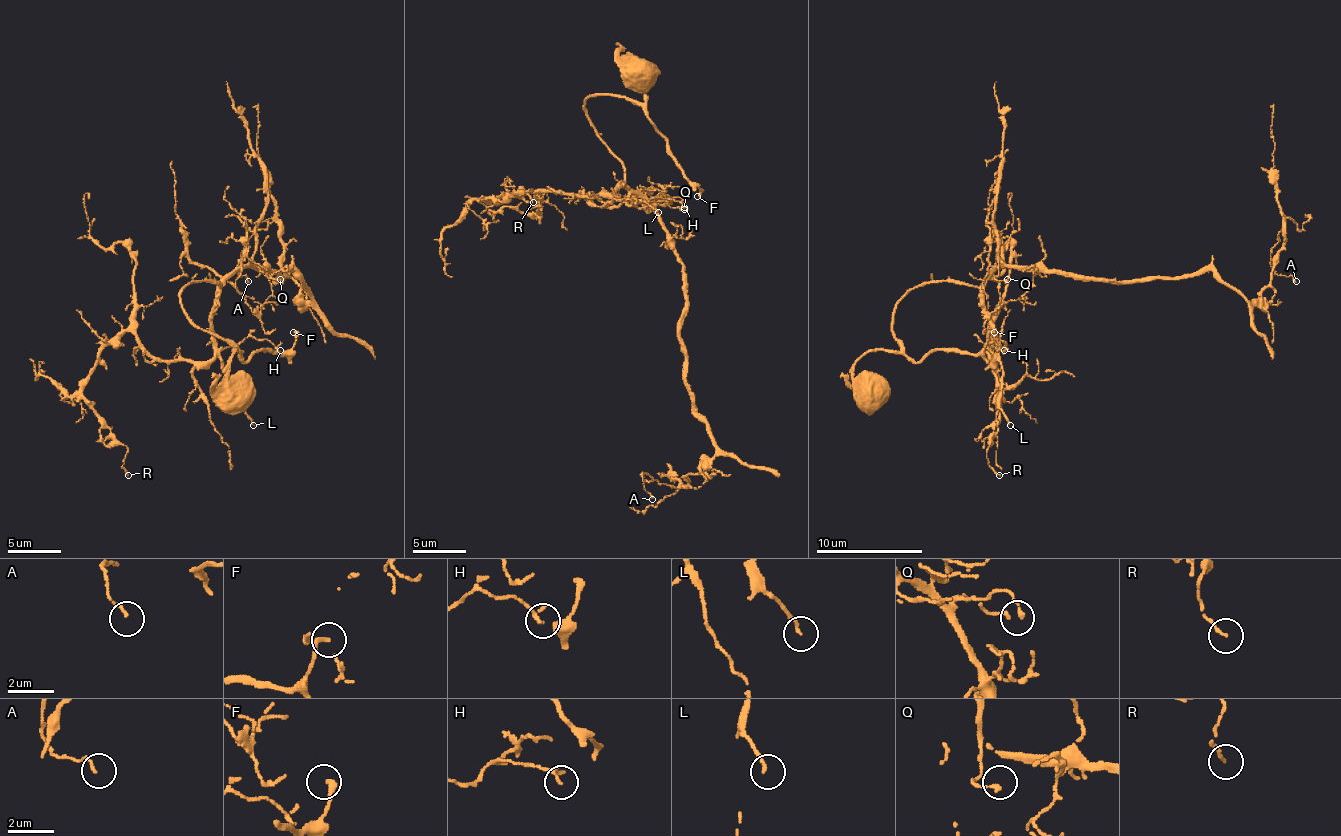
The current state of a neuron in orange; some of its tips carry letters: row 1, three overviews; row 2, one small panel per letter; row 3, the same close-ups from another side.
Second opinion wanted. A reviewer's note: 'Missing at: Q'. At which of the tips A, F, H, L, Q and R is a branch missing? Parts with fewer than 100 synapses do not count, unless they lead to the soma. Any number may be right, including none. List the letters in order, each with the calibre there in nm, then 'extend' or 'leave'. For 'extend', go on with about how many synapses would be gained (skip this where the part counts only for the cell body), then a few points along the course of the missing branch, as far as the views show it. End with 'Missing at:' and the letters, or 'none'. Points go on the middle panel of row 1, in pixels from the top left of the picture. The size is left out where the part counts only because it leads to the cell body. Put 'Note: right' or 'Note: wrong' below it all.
A: 120 nm | leave
F: 200 nm | leave
H: 100 nm | leave
L: 140 nm | leave
Q: 150 nm | leave
R: 120 nm | leave
Missing at: none
Note: wrong

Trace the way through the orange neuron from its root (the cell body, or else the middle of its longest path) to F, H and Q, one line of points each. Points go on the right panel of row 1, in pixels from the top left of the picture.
F: (866, 393), (858, 385), (853, 366), (872, 350), (906, 353), (917, 361), (935, 350), (978, 353), (994, 332)
H: (866, 393), (853, 366), (872, 350), (901, 348), (893, 308), (933, 281), (978, 286), (1004, 350)
Q: (866, 393), (853, 366), (901, 348), (893, 308), (911, 289), (978, 286), (999, 263), (994, 279), (1007, 279)

